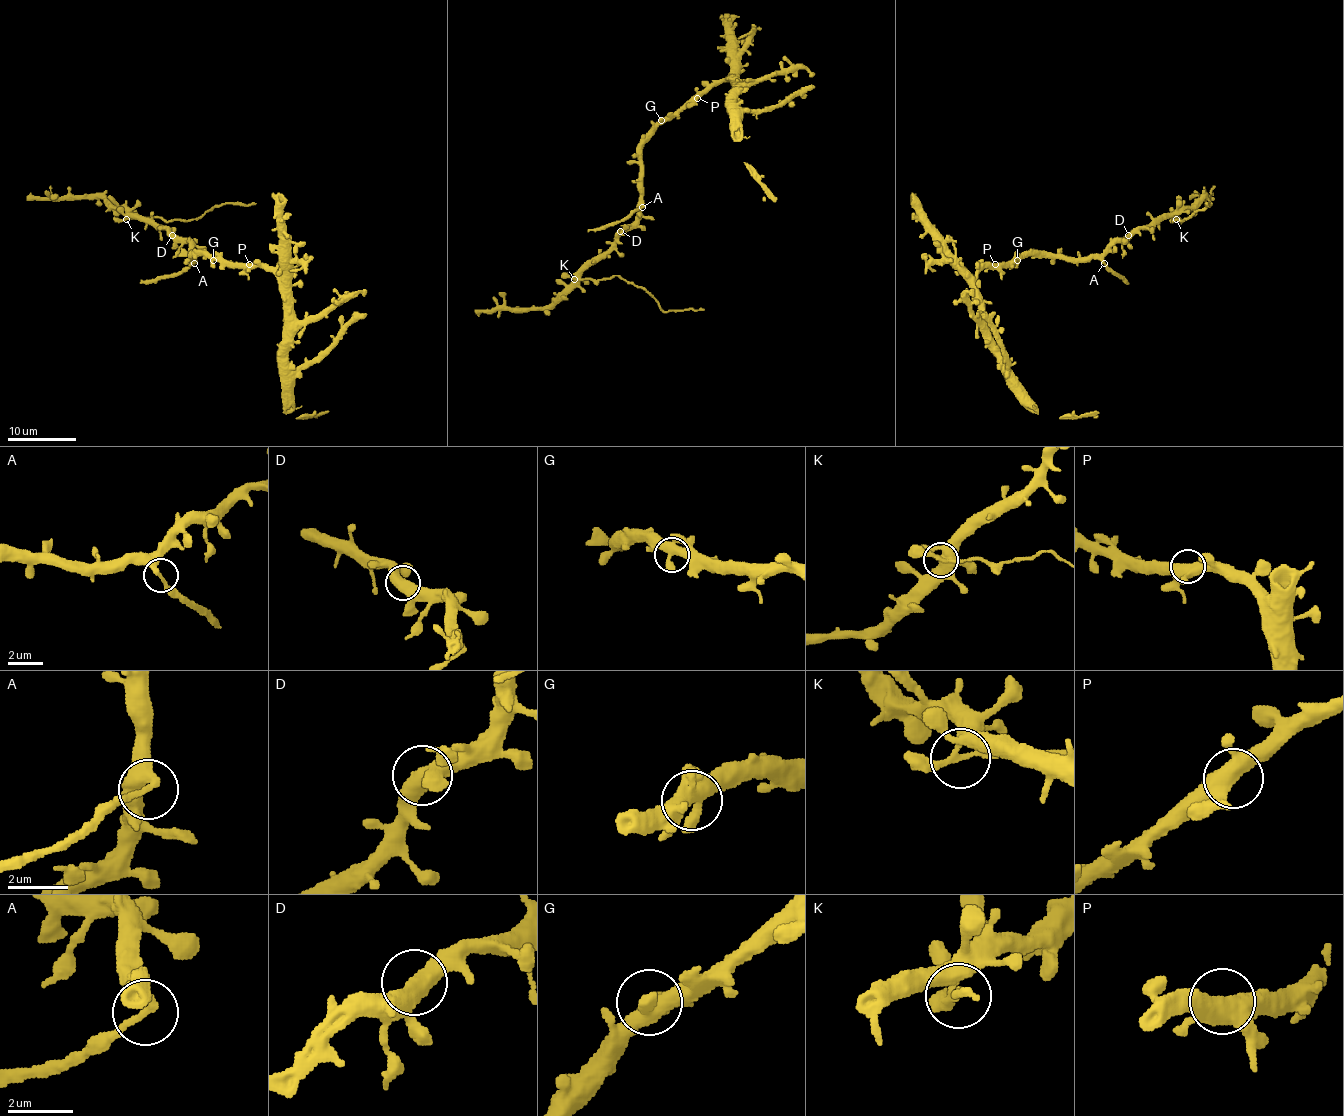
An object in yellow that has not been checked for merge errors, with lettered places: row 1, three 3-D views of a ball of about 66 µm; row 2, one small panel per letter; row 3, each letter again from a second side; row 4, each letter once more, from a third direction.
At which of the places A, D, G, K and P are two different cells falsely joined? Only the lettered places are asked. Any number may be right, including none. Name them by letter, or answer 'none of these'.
A, K

